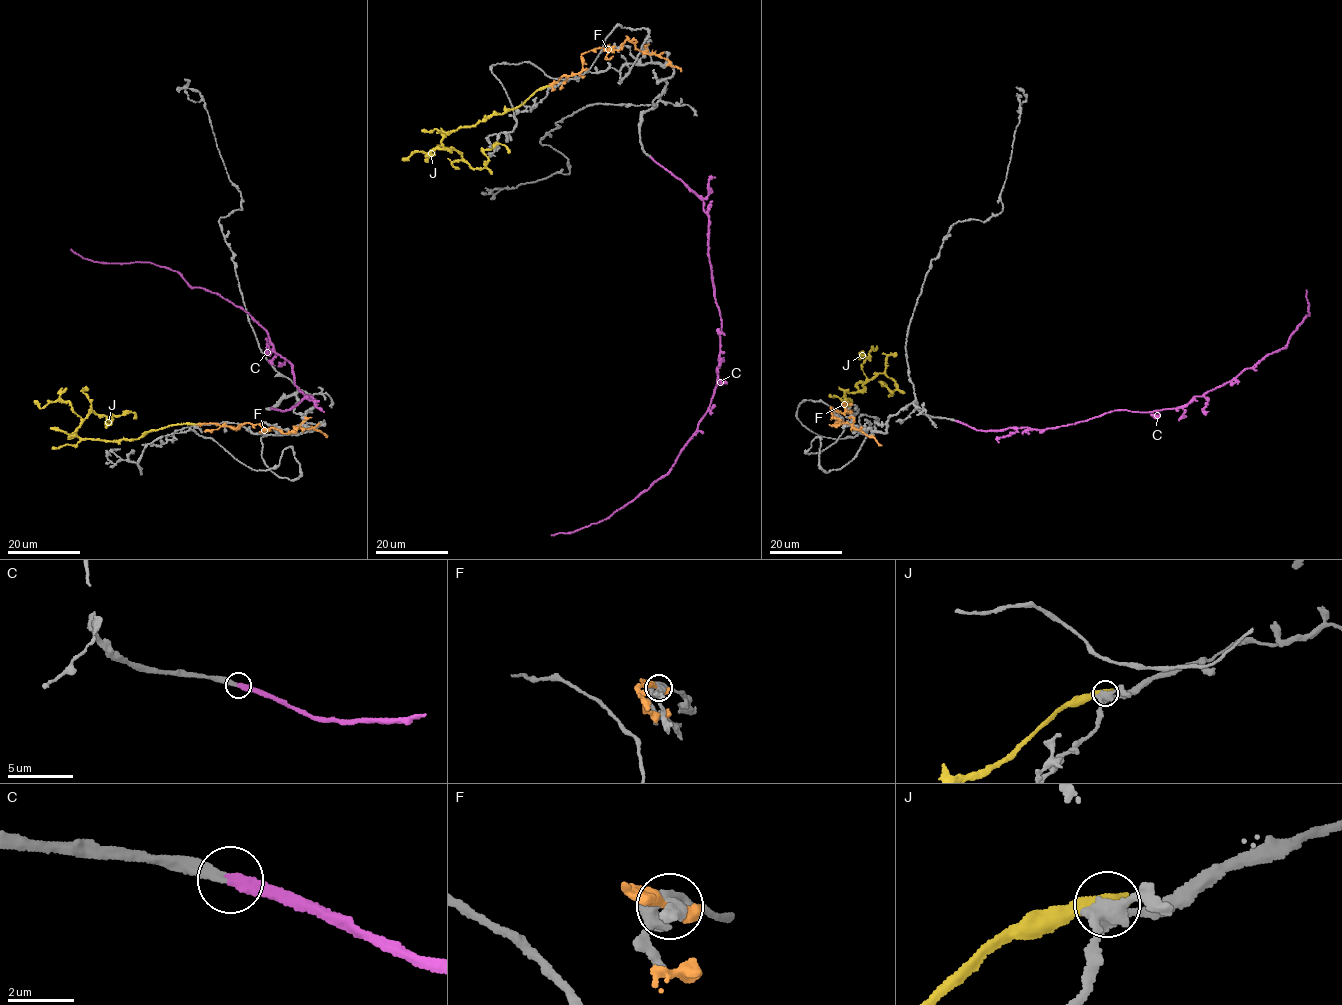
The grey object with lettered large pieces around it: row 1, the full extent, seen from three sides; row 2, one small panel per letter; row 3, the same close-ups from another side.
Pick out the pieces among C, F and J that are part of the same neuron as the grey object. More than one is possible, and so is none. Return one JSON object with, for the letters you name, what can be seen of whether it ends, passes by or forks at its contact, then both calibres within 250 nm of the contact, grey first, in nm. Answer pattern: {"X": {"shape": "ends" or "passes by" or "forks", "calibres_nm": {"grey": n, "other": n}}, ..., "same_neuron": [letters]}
{"C": {"shape": "ends", "calibres_nm": {"grey": 280, "other": 360}}, "same_neuron": ["C"]}

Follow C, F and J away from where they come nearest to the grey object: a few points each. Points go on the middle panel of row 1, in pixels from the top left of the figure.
C: (651, 157), (703, 201), (708, 218), (721, 321), (715, 390), (698, 432), (664, 475), (603, 519), (551, 535)
F: (552, 87), (581, 70), (583, 53), (617, 50), (627, 39), (681, 71)
J: (549, 86), (500, 115), (447, 132), (442, 141), (473, 168), (485, 166), (484, 151), (496, 145), (508, 153)

